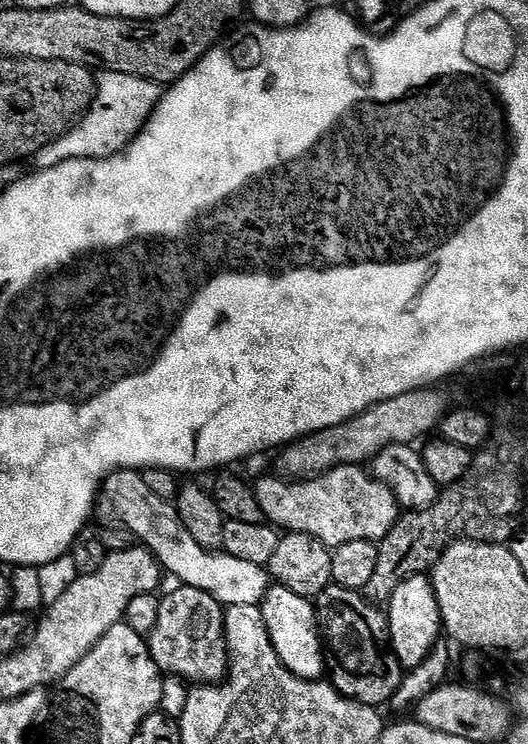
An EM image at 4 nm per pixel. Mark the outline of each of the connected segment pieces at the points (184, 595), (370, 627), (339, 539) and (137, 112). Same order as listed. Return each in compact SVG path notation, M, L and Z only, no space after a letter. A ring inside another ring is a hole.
M184 585L176 588L168 596L161 597L158 622L150 637L152 657L161 672L173 672L176 676L185 676L186 679L193 680L193 685L207 686L208 666L214 662L229 662L229 648L225 636L225 609L205 591Z
M336 588L330 594L333 598L338 599L338 604L334 608L334 614L326 614L328 608L319 607L318 619L321 627L321 635L325 645L328 647L330 658L329 677L333 687L339 684L348 684L352 678L358 680L374 680L374 678L384 678L390 680L392 672L392 663L397 658L395 653L390 652L391 641L386 639L389 628L389 620L383 611L377 610L377 605L369 601L357 591ZM346 596L350 600L346 600ZM344 600L344 602L340 602ZM333 654L333 658L332 658Z
M341 464L338 468L331 468L320 476L313 476L310 480L289 482L284 480L260 480L254 484L254 491L258 505L265 515L267 523L283 530L285 533L301 532L310 534L314 539L321 540L329 548L335 550L340 545L350 542L371 541L379 542L395 526L402 515L396 495L377 480L371 471L355 464Z
M108 74L102 78L100 82L100 100L94 108L94 116L88 116L84 126L78 128L78 132L72 132L68 138L64 138L59 142L52 142L50 146L44 146L32 158L35 167L39 171L52 169L56 165L60 165L64 161L79 160L79 159L103 159L106 156L115 155L121 151L127 143L131 141L143 127L148 117L151 115L156 104L159 103L159 89L149 81L138 78L132 75L130 78L126 76L118 76L118 74Z

